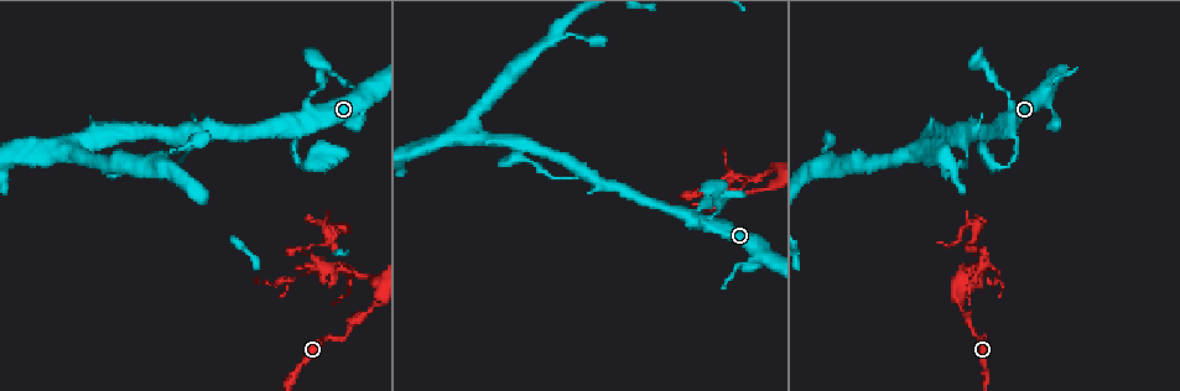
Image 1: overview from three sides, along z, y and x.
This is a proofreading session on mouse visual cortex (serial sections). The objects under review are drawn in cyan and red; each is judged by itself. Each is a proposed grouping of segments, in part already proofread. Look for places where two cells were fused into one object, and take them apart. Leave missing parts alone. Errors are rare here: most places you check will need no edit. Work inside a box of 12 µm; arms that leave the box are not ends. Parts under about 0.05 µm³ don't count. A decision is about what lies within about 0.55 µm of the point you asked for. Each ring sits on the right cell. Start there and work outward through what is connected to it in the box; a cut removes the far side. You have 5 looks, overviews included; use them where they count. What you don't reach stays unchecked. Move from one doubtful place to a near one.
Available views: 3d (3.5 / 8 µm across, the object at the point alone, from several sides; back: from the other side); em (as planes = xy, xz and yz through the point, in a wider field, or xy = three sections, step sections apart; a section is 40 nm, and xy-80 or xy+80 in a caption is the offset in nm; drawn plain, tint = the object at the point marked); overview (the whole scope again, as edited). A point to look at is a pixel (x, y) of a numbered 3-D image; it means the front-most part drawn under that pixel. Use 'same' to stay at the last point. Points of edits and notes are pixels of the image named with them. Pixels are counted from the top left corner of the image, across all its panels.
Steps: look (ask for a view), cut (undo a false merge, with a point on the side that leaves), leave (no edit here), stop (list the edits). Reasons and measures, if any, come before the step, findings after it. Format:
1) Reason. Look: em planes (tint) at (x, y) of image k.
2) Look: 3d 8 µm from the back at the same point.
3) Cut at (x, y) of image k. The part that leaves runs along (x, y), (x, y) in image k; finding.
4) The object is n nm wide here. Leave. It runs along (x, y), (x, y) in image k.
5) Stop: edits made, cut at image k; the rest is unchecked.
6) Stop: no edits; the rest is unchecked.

Thick turns thin. Look: 3d 8 µm at (367, 276) of image 1.

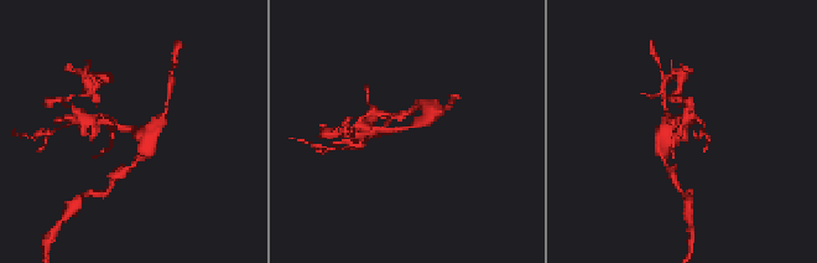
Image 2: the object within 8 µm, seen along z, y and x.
The arms are 100, 450 nm wide. Look: em xy step 2 (tint) at (132, 129) of image 2.

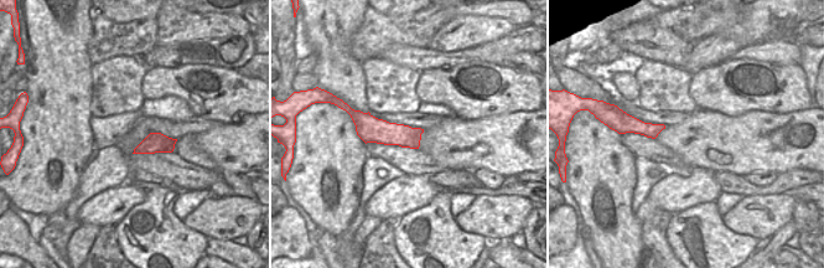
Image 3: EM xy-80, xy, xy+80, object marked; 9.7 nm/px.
The object is 220 nm wide here. Cut at (110, 125) of image 2. The part that leaves runs along (128, 128), (95, 123), (82, 112) in image 2; a second cell is stuck on.

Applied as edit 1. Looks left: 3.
Look: overview.

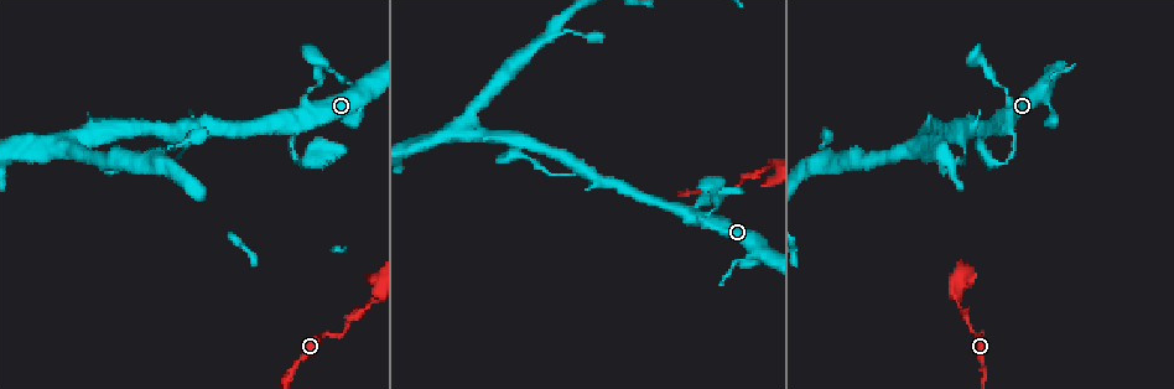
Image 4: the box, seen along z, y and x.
Sharp bend. Look: 3d 3.5 µm at (999, 85) of image 4.

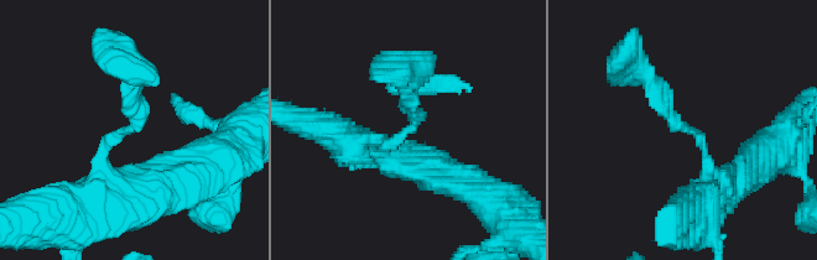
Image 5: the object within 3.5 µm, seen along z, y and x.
Look: em xy step 5 (tint) at (129, 128) of image 5.

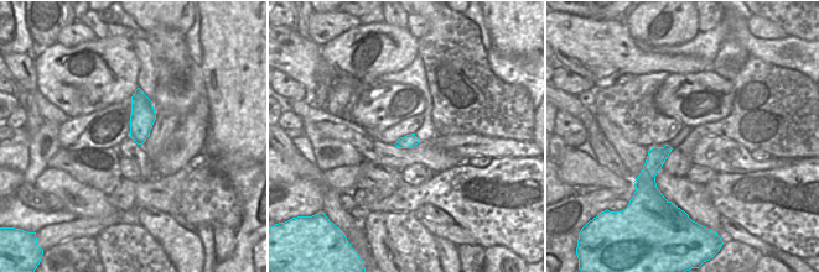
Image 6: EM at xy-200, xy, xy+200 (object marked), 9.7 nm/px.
The object is 120 nm wide here. Leave. It runs along (717, 186), (701, 136), (675, 121), (638, 64) in image 5; all the same cell.

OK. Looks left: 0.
Stop: edits made, cut at image 2; the rest is unchecked.

